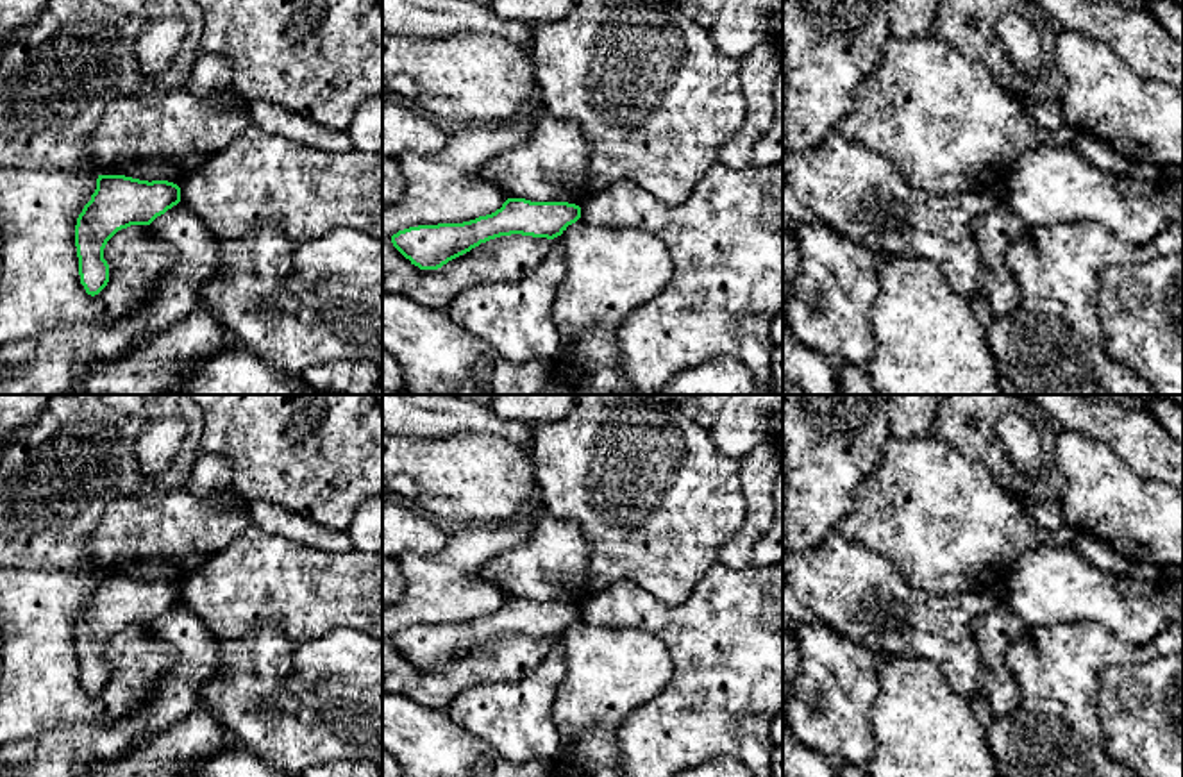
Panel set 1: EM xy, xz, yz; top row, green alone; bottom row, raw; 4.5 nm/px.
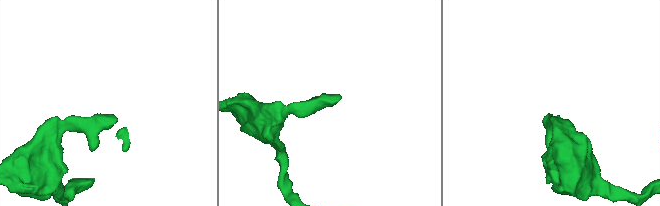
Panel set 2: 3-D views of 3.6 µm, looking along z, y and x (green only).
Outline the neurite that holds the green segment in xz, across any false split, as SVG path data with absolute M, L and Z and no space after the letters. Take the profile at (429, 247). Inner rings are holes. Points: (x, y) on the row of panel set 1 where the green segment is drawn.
M508 198L500 209L463 223L418 225L391 236L393 246L420 270L438 270L449 261L490 239L511 234L554 239L581 218L581 207L568 202L531 202Z

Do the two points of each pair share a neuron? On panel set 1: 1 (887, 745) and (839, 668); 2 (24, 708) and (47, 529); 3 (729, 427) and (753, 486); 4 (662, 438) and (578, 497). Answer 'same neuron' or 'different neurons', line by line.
1: different neurons
2: different neurons
3: different neurons
4: same neuron

